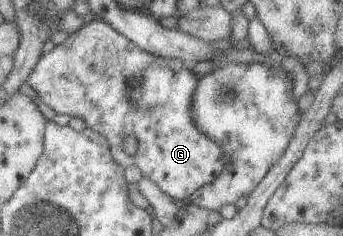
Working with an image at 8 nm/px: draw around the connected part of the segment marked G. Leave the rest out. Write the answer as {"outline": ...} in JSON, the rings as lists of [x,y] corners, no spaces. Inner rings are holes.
{"outline":[[[91,18],[87,25],[83,25],[83,29],[71,33],[63,43],[54,45],[51,51],[42,54],[33,65],[31,73],[27,75],[26,83],[49,109],[69,117],[79,117],[93,131],[104,136],[112,158],[122,168],[135,165],[145,178],[157,185],[157,189],[164,196],[187,201],[193,191],[197,191],[223,171],[225,163],[229,161],[229,155],[215,139],[203,135],[193,123],[191,101],[200,77],[188,68],[191,63],[177,60],[179,69],[173,73],[171,79],[171,73],[163,69],[163,60],[164,58],[158,58],[139,49],[108,23]],[[131,71],[137,71],[137,75],[134,74],[137,81],[135,87],[127,89],[125,79],[127,75],[131,75]],[[129,133],[137,143],[137,150],[133,155],[126,154],[122,149],[121,137]]]}

